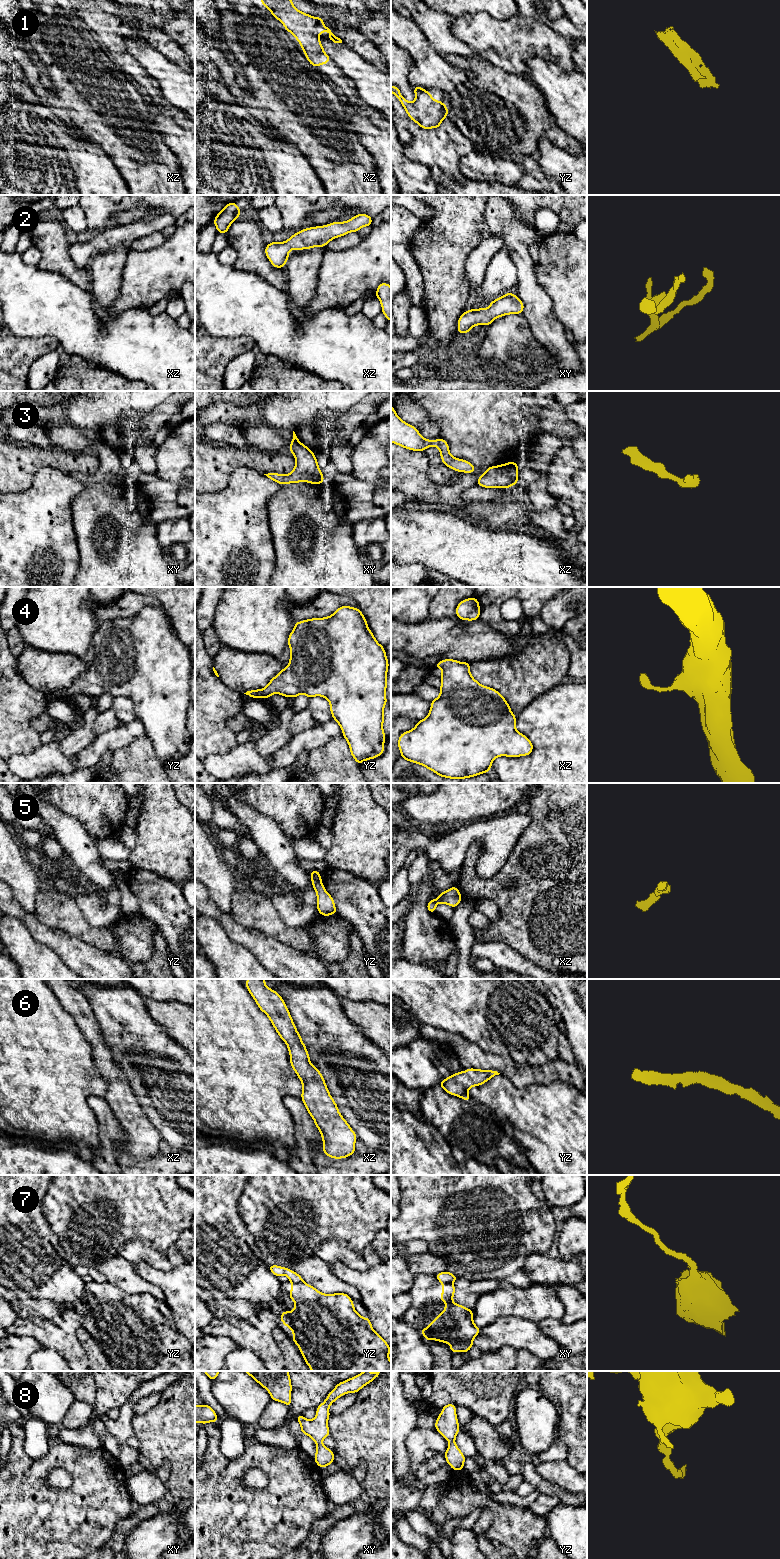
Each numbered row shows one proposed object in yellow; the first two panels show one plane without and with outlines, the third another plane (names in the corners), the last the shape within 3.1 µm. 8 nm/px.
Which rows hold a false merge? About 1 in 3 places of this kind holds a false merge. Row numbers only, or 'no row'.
7

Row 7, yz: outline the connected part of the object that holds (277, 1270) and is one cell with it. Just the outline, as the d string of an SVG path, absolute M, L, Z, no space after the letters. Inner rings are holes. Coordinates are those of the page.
M278 1265L268 1266L269 1270L278 1278L280 1275L286 1275L288 1280L292 1283L301 1283L303 1282L302 1277L296 1272L290 1270L289 1268L281 1267Z

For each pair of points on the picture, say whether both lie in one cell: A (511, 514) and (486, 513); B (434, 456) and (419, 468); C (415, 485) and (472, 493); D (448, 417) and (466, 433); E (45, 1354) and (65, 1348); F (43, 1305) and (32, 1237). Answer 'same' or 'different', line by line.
A: same
B: different
C: different
D: same
E: different
F: same

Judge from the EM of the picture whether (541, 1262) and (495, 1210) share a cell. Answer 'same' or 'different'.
different

